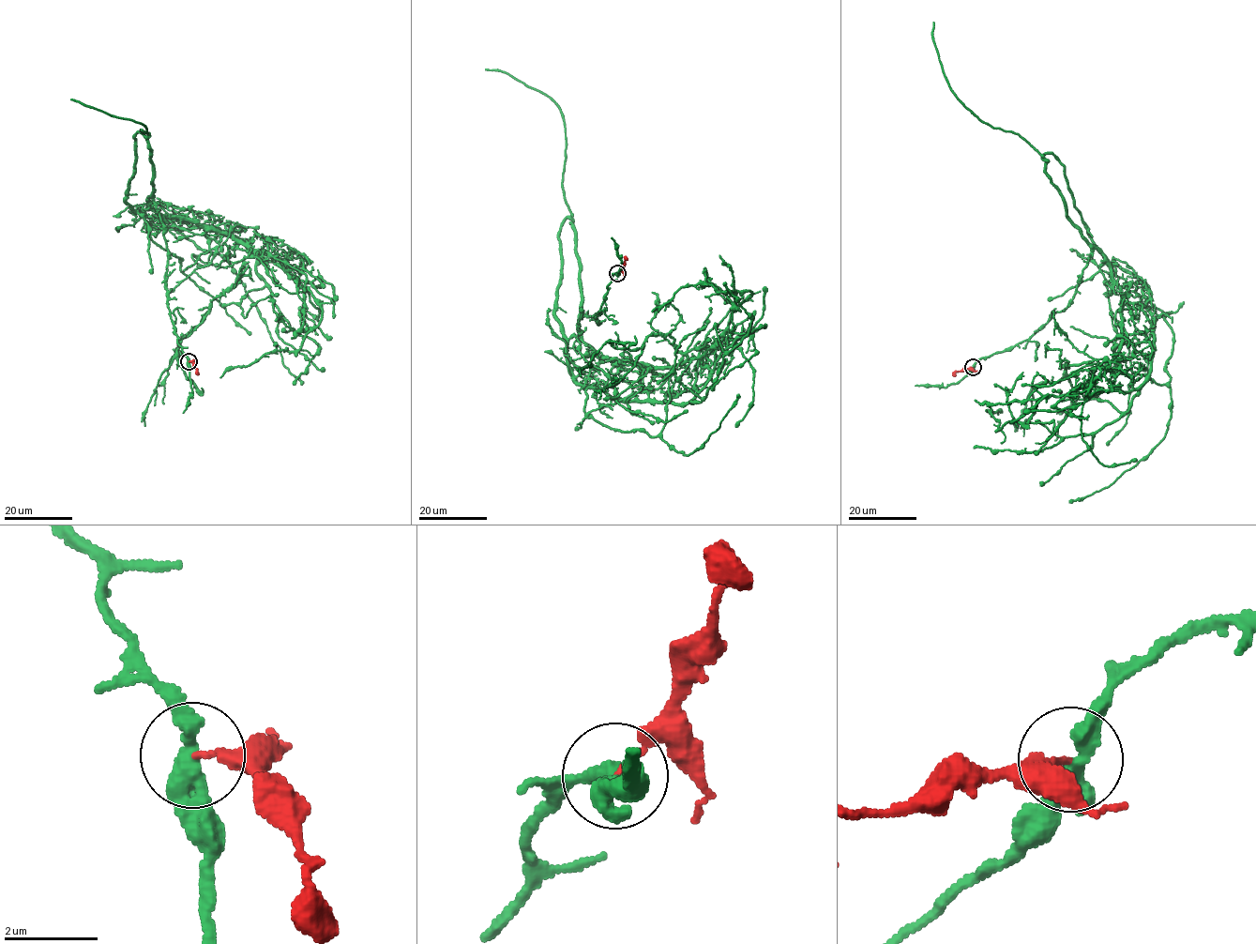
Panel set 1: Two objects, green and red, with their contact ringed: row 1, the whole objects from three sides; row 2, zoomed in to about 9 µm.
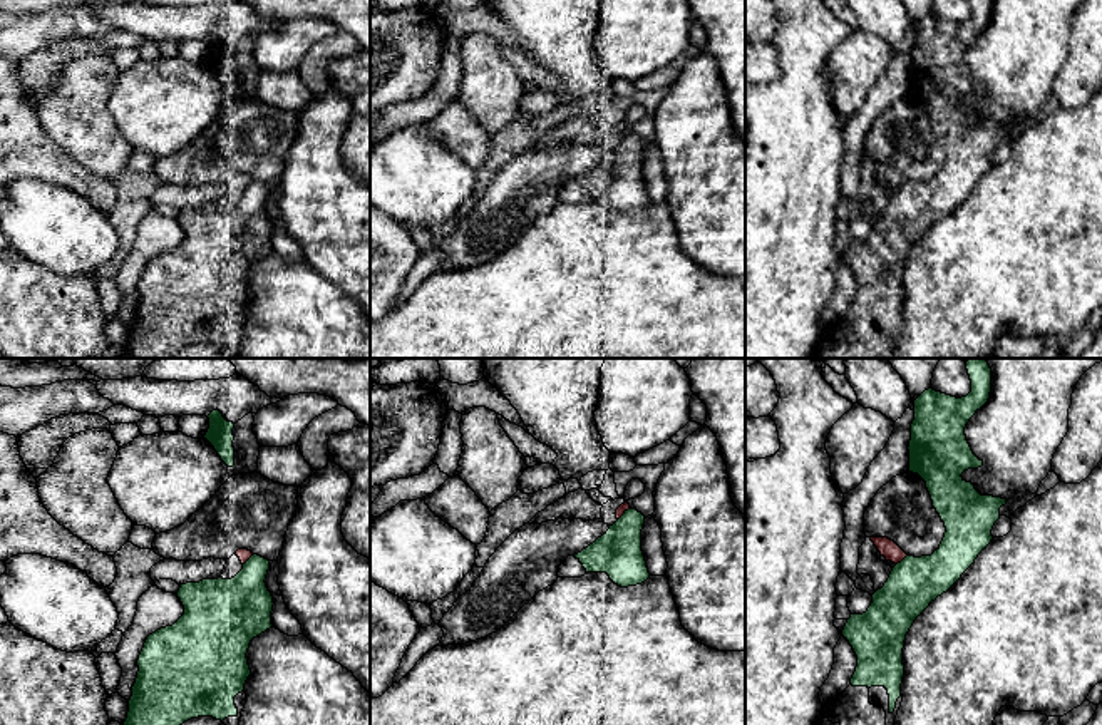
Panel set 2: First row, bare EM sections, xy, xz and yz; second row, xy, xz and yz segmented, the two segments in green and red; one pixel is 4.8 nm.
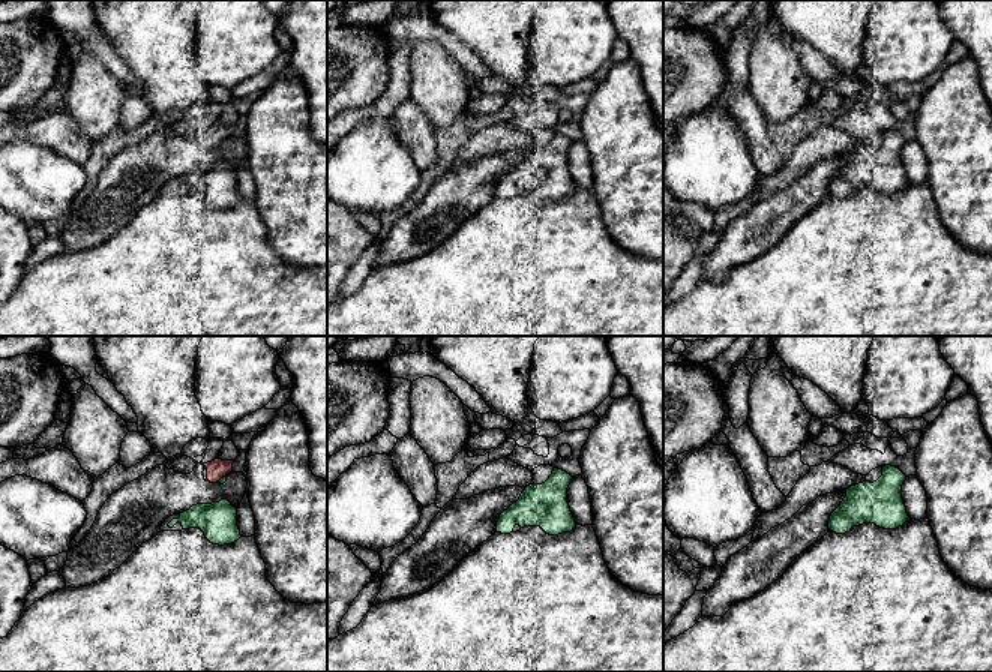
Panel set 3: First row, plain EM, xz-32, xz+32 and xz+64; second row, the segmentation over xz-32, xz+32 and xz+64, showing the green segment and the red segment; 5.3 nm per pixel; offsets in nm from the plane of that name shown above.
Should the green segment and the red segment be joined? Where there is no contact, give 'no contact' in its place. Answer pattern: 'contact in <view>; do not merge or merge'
contact in yz; do not merge

